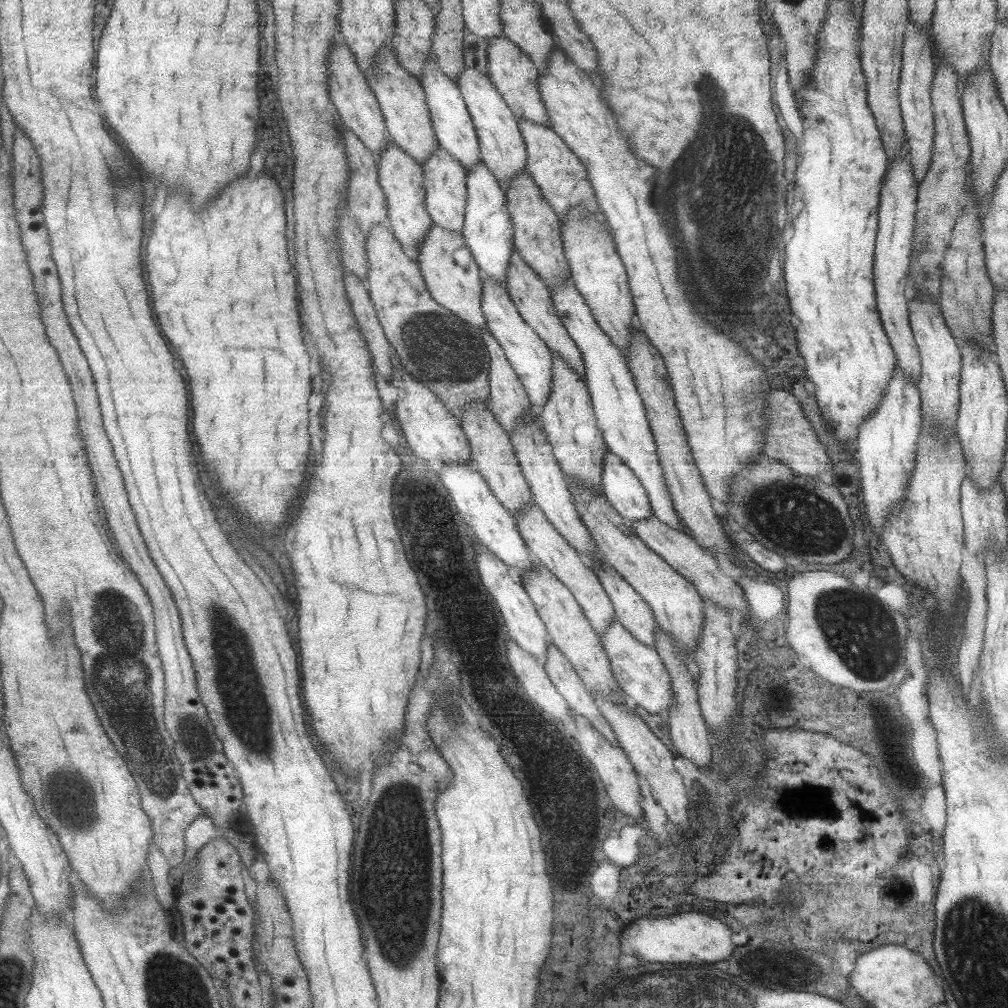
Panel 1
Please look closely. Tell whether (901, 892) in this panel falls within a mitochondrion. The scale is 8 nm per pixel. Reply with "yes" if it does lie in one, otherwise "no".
no

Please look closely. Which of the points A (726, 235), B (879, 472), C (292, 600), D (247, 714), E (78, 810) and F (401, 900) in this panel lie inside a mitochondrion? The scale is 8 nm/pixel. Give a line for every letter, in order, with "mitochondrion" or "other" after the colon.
A: mitochondrion
B: other
C: other
D: mitochondrion
E: mitochondrion
F: mitochondrion

